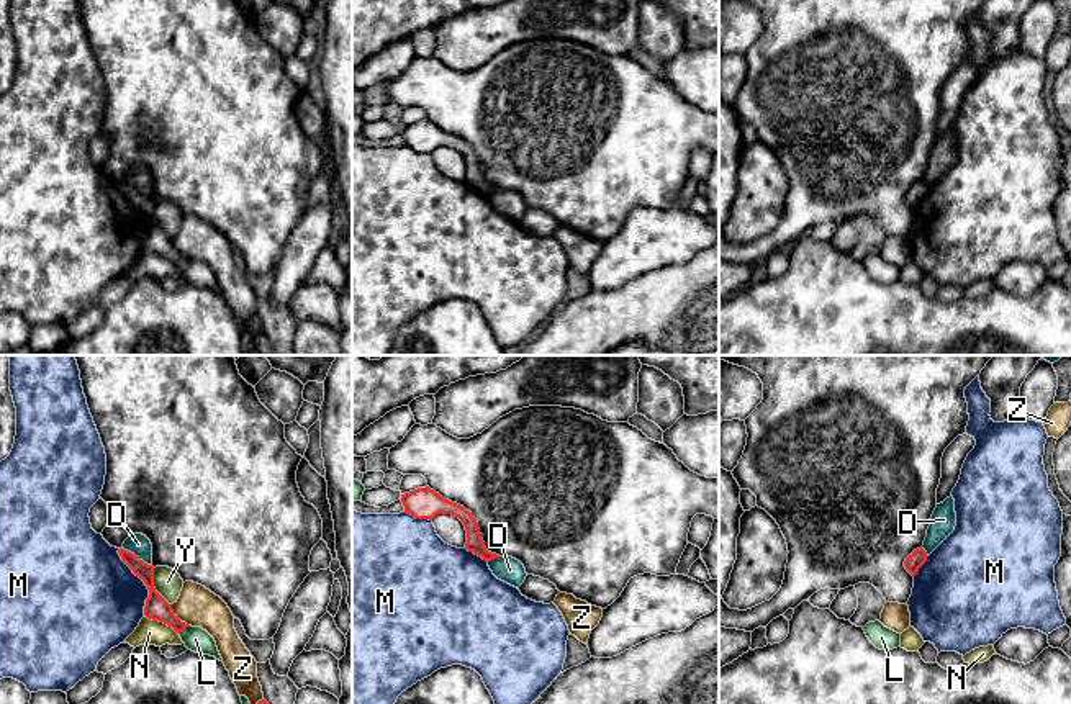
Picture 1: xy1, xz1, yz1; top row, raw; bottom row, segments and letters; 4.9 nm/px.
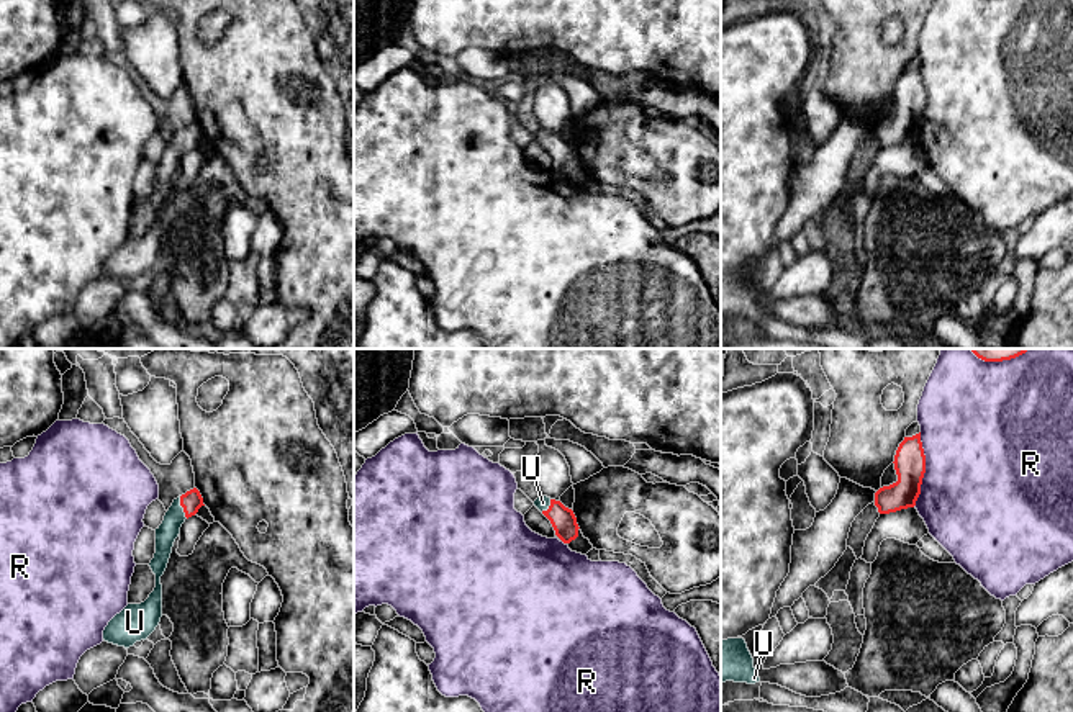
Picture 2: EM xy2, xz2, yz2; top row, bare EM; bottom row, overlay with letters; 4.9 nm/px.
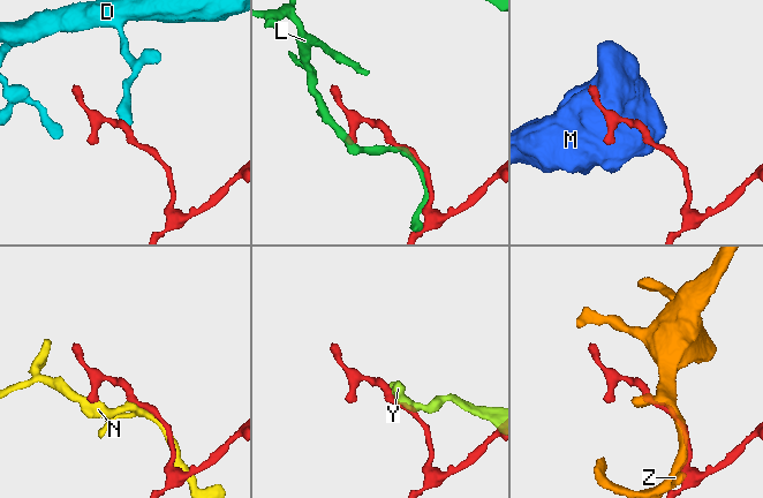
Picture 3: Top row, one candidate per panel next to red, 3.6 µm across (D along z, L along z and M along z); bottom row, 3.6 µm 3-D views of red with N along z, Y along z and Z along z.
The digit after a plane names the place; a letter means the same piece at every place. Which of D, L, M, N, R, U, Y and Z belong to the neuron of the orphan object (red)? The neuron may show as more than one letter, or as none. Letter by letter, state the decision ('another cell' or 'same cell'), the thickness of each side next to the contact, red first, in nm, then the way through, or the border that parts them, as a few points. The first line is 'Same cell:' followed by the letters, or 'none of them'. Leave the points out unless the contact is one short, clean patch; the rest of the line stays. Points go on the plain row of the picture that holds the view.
Same cell: U
D: another cell; 80 nm thick on the red side, 110 nm on the other; border along xy1 (122, 180), (151, 198)
L: another cell; 120 nm thick on the red side, 120 nm on the other
M: another cell; 120 nm thick on the red side, 460 nm on the other
N: another cell; 120 nm thick on the red side, 130 nm on the other
R: another cell; 160 nm thick on the red side, 500 nm on the other
U: same cell; 100 nm thick on the red side, 100 nm on the other; runs through xy2 (190, 135), (182, 139), (169, 162)
Y: another cell; 120 nm thick on the red side, 140 nm on the other; border along xy1 (153, 202), (153, 220), (171, 238)
Z: another cell; 120 nm thick on the red side, 200 nm on the other

